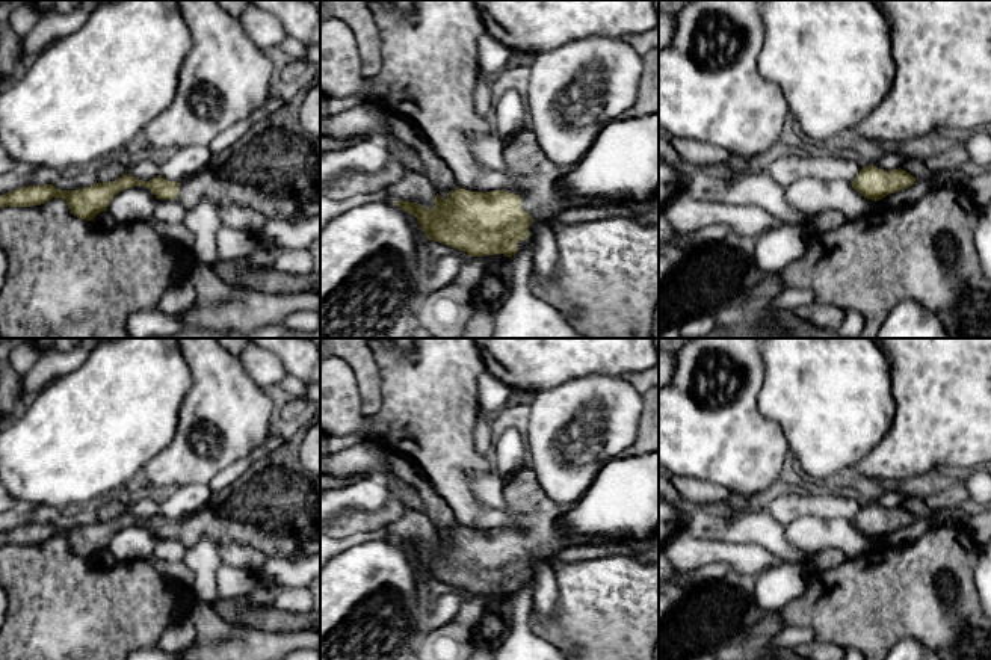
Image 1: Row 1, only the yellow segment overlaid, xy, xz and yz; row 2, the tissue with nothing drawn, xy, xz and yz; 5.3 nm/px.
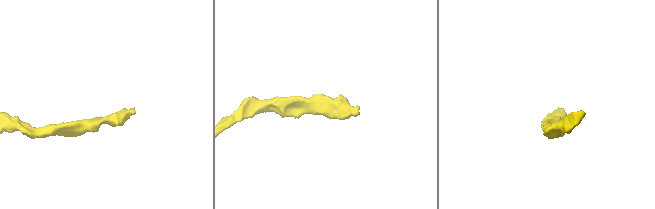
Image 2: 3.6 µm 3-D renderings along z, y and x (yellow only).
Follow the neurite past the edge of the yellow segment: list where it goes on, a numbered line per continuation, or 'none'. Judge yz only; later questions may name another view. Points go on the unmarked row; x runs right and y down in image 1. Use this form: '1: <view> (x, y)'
none

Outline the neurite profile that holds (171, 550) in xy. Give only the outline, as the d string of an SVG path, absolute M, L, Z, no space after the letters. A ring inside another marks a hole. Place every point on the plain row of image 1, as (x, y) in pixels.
M159 538L153 551L153 559L163 562L180 562L186 554L186 547L177 538Z

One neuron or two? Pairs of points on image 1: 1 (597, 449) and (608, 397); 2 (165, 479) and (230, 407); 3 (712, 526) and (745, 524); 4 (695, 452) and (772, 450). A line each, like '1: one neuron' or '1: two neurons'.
1: one neuron
2: one neuron
3: one neuron
4: one neuron

